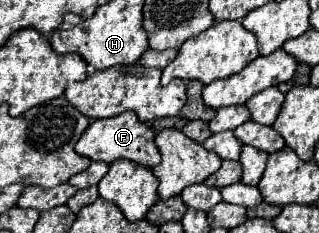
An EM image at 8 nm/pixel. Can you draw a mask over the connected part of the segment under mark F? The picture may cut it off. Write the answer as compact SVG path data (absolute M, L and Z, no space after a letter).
M124 111L116 117L92 121L90 127L80 137L80 141L76 143L76 151L80 155L90 157L92 161L112 163L116 159L130 159L130 161L134 161L138 165L144 165L144 167L156 167L160 163L160 151L156 149L154 137L156 137L156 131L148 123L140 121L136 117L136 113Z

